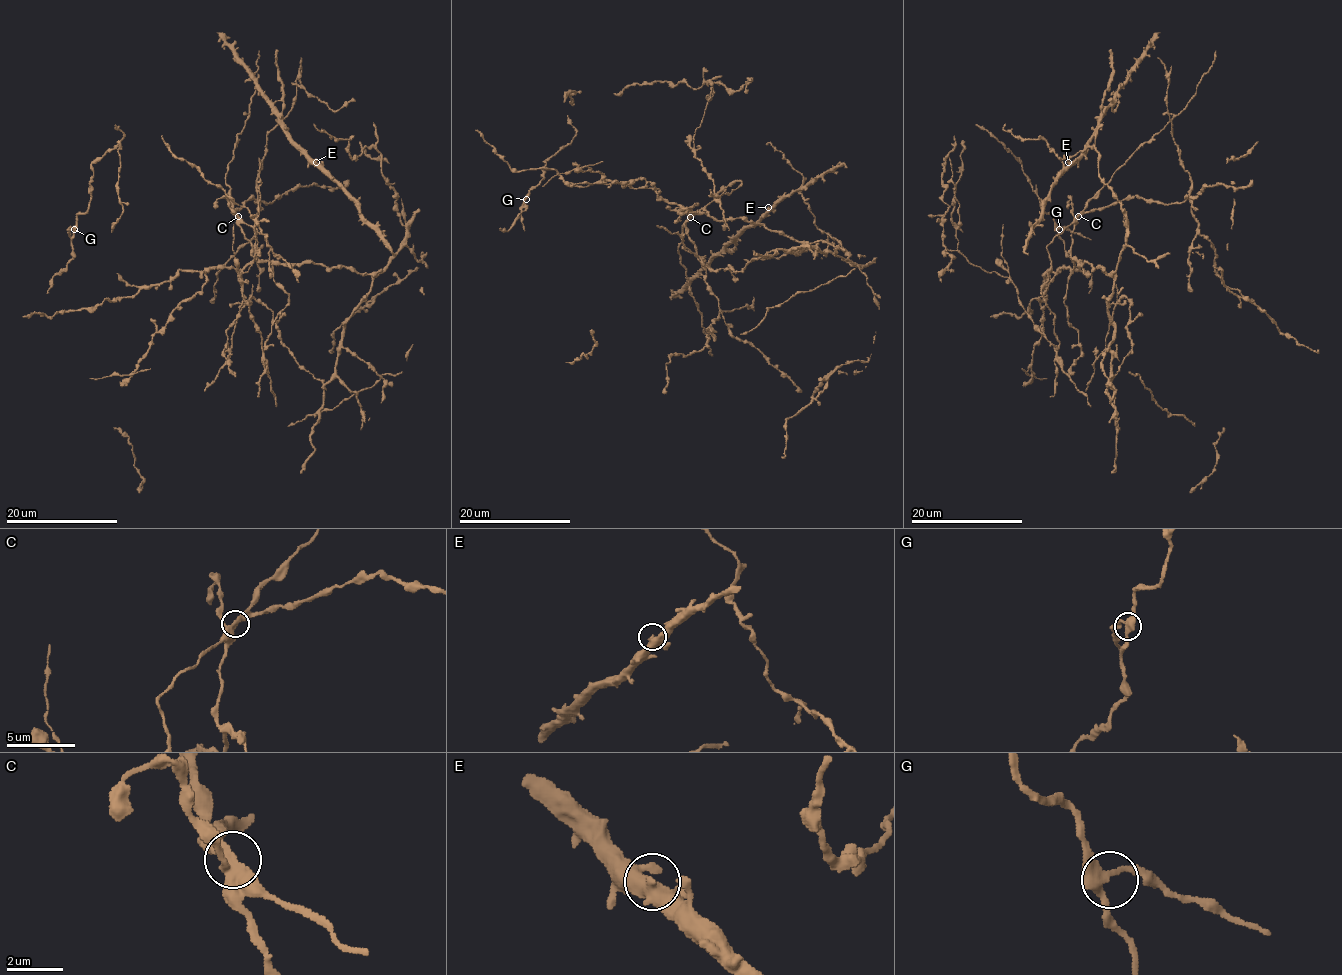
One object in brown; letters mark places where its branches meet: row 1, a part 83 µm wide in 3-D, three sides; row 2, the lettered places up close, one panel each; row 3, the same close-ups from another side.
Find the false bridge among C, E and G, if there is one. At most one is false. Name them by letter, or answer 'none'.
C

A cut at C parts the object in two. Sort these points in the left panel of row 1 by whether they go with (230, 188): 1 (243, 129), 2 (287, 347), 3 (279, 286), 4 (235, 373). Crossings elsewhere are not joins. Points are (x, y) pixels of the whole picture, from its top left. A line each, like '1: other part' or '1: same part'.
1: same part
2: other part
3: same part
4: other part

